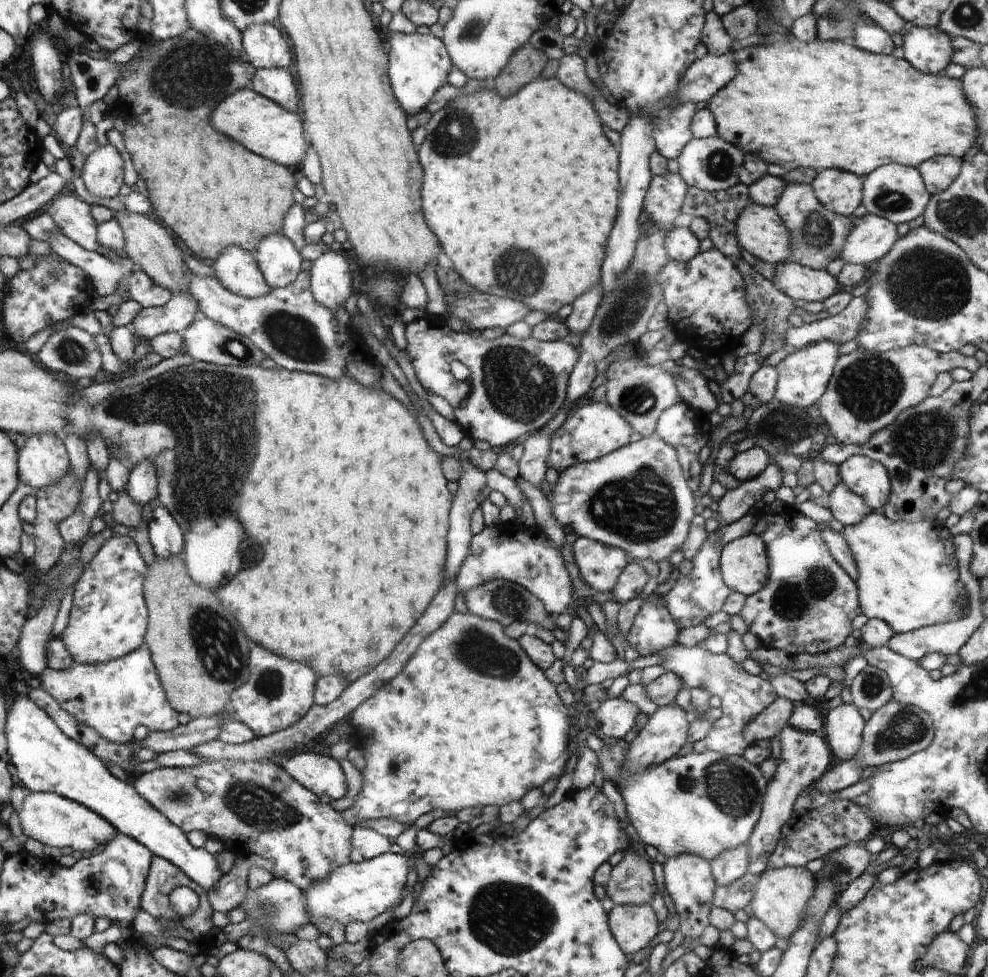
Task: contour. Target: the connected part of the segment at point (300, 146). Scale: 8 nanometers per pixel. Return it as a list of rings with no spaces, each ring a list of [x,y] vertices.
[[[246,86],[221,100],[218,108],[214,108],[211,122],[219,133],[224,133],[250,152],[273,160],[279,165],[298,169],[302,165],[308,144],[304,137],[304,123],[302,125],[300,122],[299,113],[284,108],[276,101]]]

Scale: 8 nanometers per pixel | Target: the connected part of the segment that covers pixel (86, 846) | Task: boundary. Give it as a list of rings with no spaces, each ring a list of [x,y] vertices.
[[[26,792],[18,816],[23,838],[32,837],[43,845],[56,848],[66,846],[89,854],[100,844],[109,843],[118,834],[118,830],[105,817],[95,813],[93,809],[87,809],[86,805],[78,804],[77,801],[67,799],[58,793]]]

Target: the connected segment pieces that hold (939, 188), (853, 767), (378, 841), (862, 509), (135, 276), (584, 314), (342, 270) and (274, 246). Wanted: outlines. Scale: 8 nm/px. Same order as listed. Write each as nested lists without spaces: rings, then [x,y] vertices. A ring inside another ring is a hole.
[[[950,155],[933,156],[917,168],[920,171],[926,190],[931,195],[937,195],[946,190],[956,180],[960,172],[962,158]]]
[[[854,759],[844,761],[826,771],[816,782],[814,787],[818,791],[831,795],[843,788],[848,788],[852,784],[859,782],[865,768],[855,763]]]
[[[354,826],[350,860],[353,863],[361,863],[362,861],[373,859],[387,853],[390,846],[388,839],[378,834],[375,830]]]
[[[840,481],[830,495],[830,512],[844,526],[858,524],[872,512],[865,500]]]
[[[134,270],[128,277],[129,298],[143,307],[161,307],[174,295],[168,289],[162,288],[142,270]]]
[[[598,284],[571,304],[572,312],[565,321],[569,334],[582,336],[588,330],[603,296],[603,288]]]
[[[328,251],[312,264],[311,288],[317,301],[330,310],[338,310],[352,294],[352,275],[348,263],[337,252]]]
[[[282,232],[266,235],[253,252],[253,256],[272,288],[288,286],[300,274],[303,258]]]

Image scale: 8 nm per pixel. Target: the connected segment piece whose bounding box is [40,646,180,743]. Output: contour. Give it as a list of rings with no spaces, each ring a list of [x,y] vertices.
[[[146,646],[137,648],[136,651],[124,655],[121,659],[110,662],[83,665],[73,660],[71,668],[66,671],[47,667],[41,672],[40,677],[41,687],[49,692],[66,712],[69,712],[78,722],[87,724],[99,732],[110,742],[134,742],[133,730],[139,724],[143,724],[150,731],[171,731],[180,725],[178,712],[165,695],[165,689],[162,688],[159,674]]]

